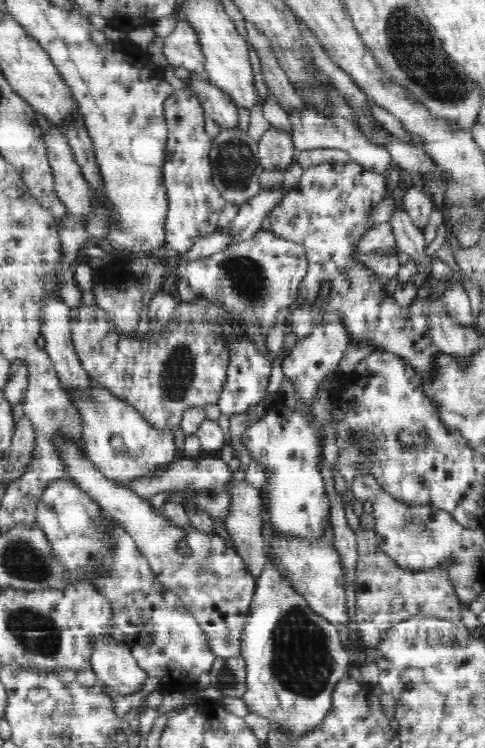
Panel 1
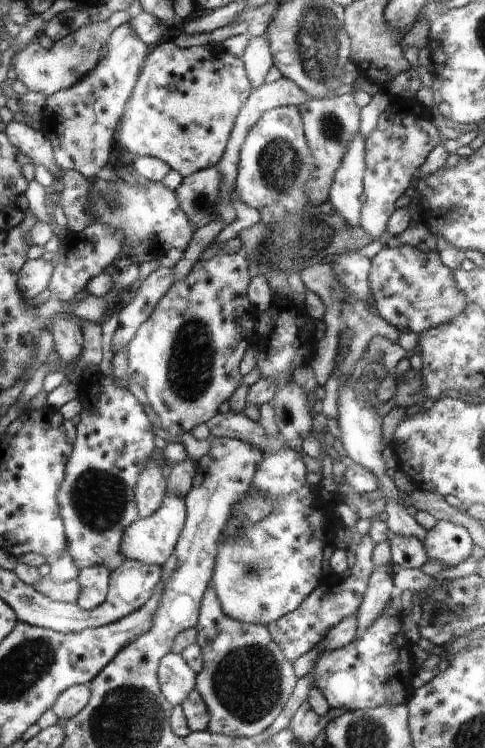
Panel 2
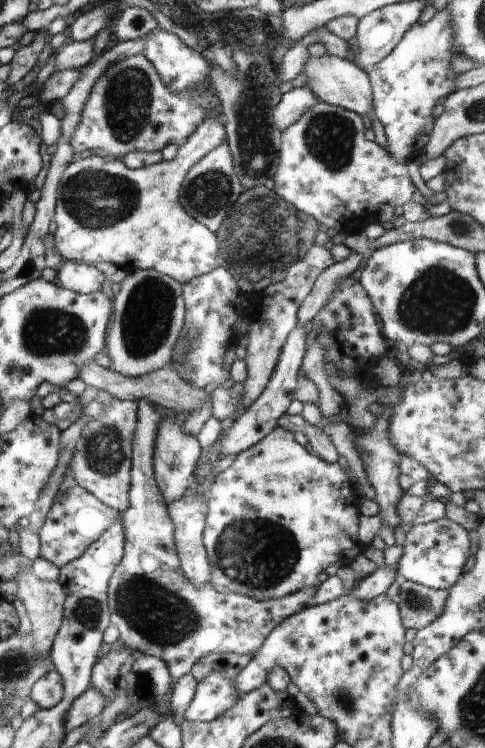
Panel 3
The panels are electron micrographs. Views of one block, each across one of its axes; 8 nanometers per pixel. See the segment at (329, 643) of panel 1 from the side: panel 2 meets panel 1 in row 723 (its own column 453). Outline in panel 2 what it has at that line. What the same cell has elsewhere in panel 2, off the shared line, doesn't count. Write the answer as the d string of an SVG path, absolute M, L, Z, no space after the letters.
M384 246L371 258L370 290L376 302L376 312L400 333L424 331L452 322L466 308L466 296L458 288L452 271L446 267L437 250L420 252L412 246Z

